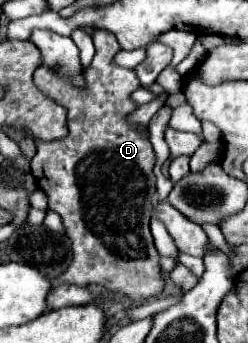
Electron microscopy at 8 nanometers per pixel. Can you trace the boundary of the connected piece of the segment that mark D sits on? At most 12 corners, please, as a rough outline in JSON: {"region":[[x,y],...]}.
{"region":[[94,30],[84,90],[36,86],[68,136],[30,170],[72,238],[54,280],[134,302],[166,286],[150,234],[156,154],[134,70]]}

